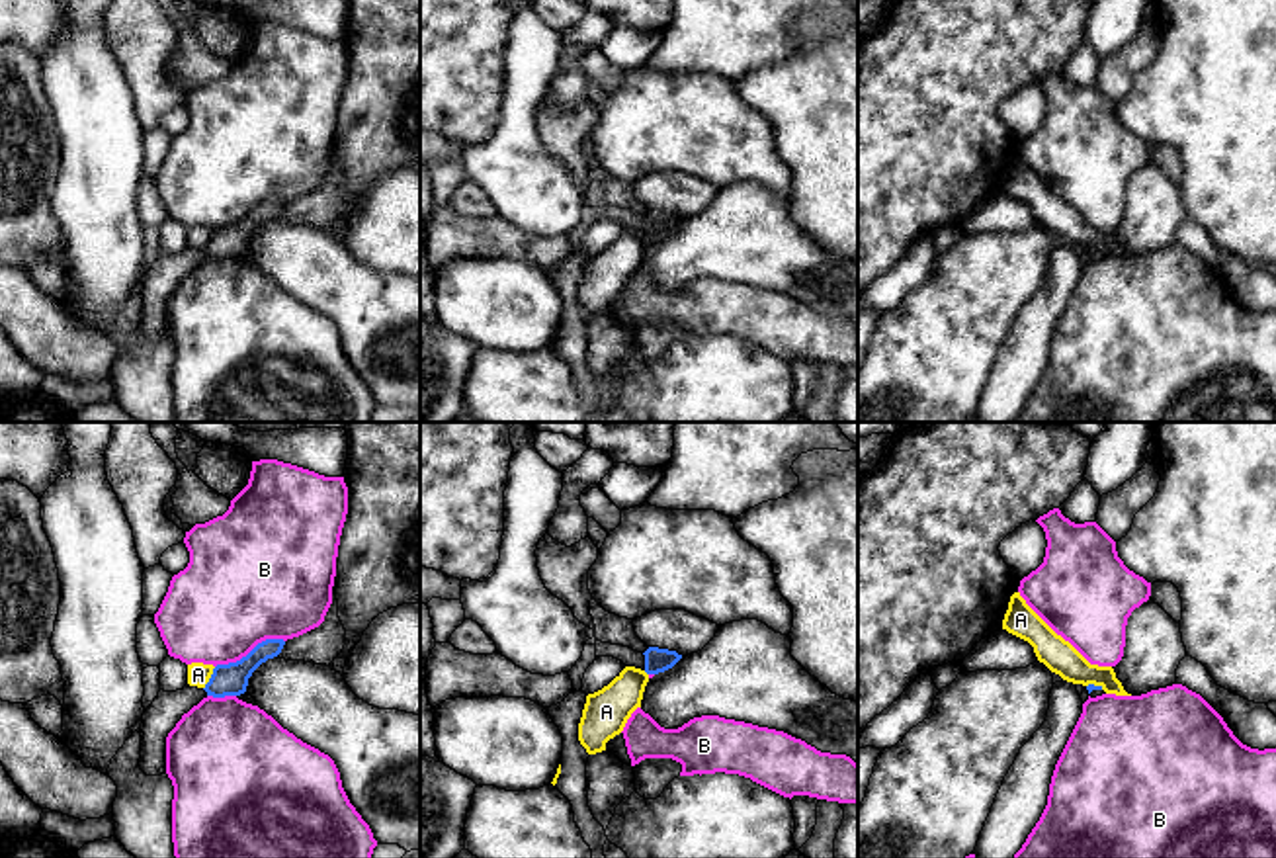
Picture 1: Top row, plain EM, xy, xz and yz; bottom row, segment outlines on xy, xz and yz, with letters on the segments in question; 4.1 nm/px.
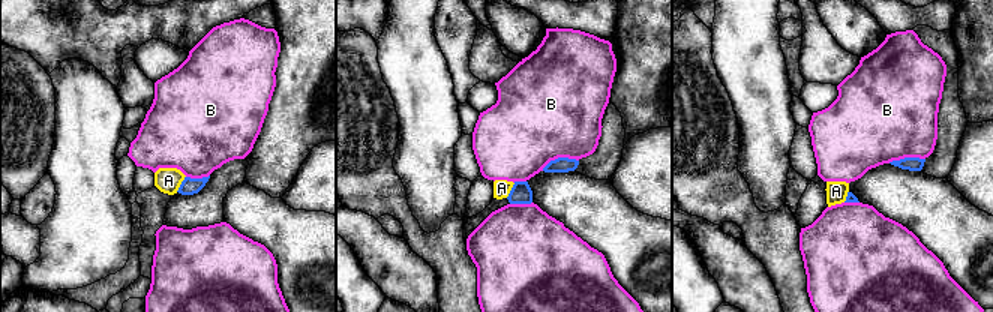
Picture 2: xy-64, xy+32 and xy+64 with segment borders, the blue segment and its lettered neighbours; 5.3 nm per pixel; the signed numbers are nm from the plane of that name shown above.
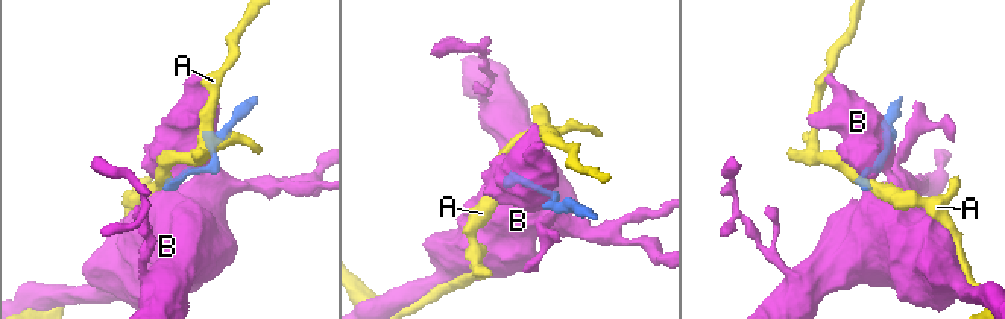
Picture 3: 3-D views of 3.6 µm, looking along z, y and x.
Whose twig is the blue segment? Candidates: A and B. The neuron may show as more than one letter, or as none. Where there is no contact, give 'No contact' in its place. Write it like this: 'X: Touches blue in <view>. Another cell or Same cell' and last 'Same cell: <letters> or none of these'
A: Touches blue in xy. Another cell
B: Touches blue in xy. Another cell
Same cell: none of these

